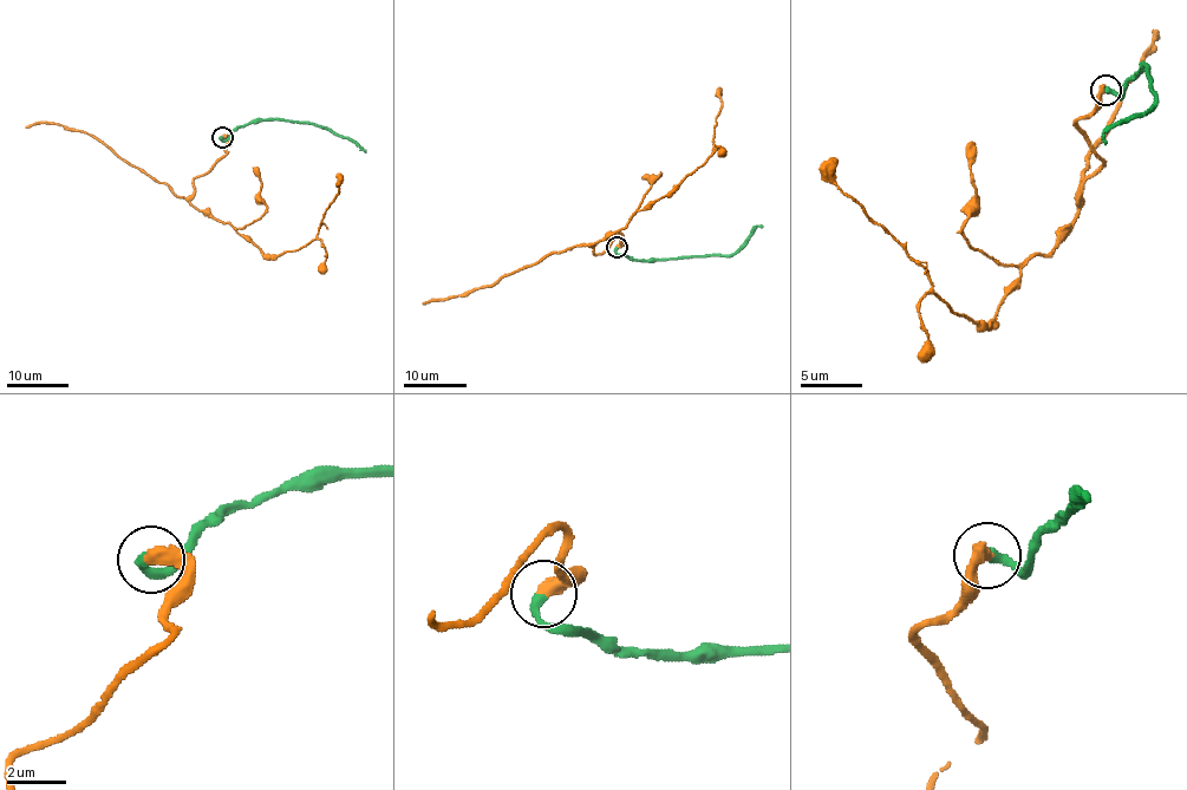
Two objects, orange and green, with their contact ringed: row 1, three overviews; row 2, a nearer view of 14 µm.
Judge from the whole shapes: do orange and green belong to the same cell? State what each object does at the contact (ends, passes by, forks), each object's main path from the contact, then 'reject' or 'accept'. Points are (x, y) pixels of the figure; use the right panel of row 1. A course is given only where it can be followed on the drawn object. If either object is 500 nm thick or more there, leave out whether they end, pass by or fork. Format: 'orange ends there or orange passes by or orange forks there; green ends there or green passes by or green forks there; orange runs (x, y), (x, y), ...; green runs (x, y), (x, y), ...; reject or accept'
orange runs (1104, 89), (1077, 123), (1103, 161), (1057, 247), (1032, 255), (987, 324), (956, 313), (834, 181), (828, 160); green runs (1104, 89), (1117, 96), (1143, 66), (1153, 77), (1156, 99), (1141, 113), (1114, 122), (1103, 135), (1104, 145); accept

